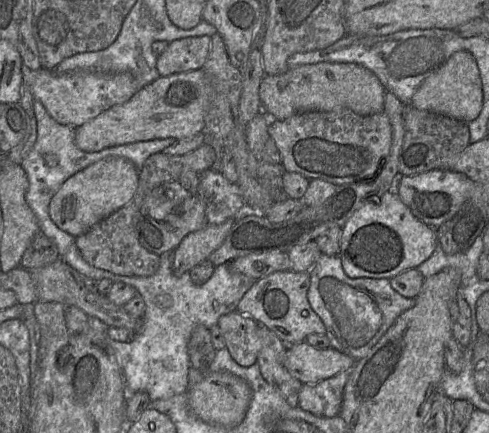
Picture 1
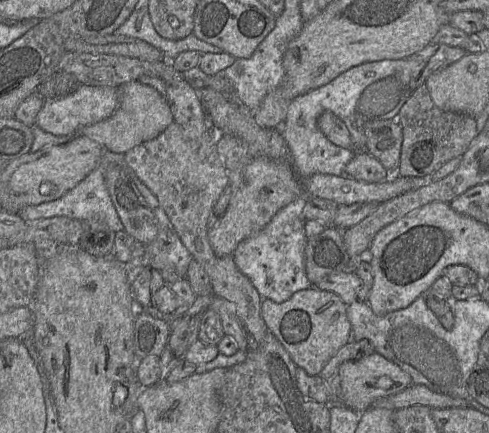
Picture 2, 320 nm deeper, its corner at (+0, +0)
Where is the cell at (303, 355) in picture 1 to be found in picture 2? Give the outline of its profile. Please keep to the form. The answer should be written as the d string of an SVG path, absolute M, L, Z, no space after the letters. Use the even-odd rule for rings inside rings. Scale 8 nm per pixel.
M377 352L359 360L344 362L340 366L339 374L341 380L341 404L358 413L371 407L376 400L397 394L413 384L408 373Z

